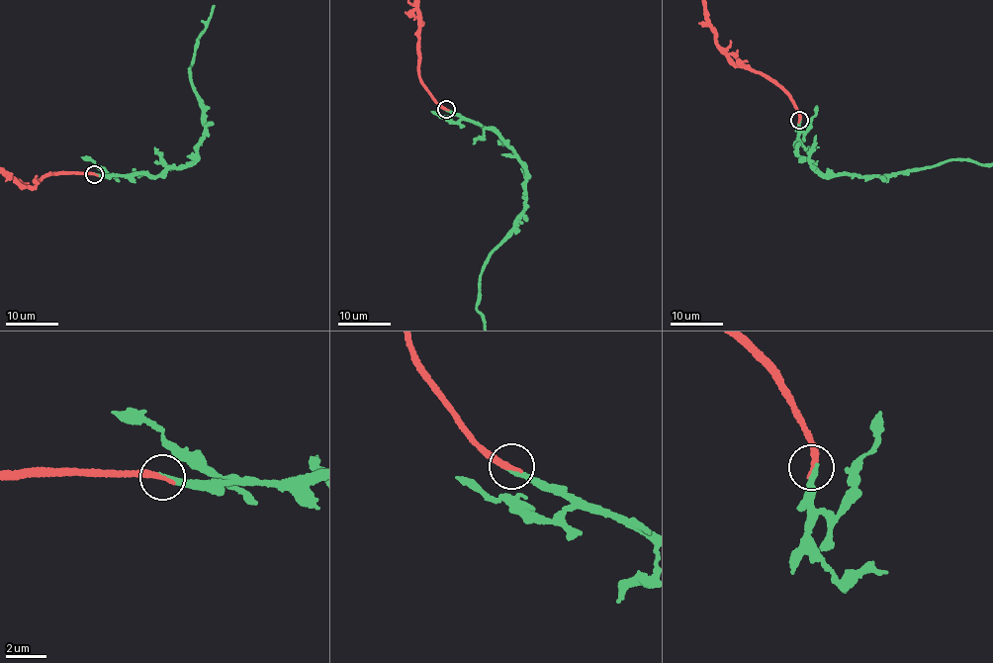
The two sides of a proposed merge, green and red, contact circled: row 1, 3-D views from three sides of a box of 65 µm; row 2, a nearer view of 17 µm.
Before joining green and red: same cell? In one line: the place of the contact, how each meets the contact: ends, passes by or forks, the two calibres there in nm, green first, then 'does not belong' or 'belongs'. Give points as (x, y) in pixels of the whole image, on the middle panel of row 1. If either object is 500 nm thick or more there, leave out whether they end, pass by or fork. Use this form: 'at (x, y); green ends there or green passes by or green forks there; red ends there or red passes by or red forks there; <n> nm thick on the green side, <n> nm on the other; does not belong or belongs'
at (446, 109); green ends there; red ends there; 240 nm thick on the green side, 320 nm on the other; belongs

